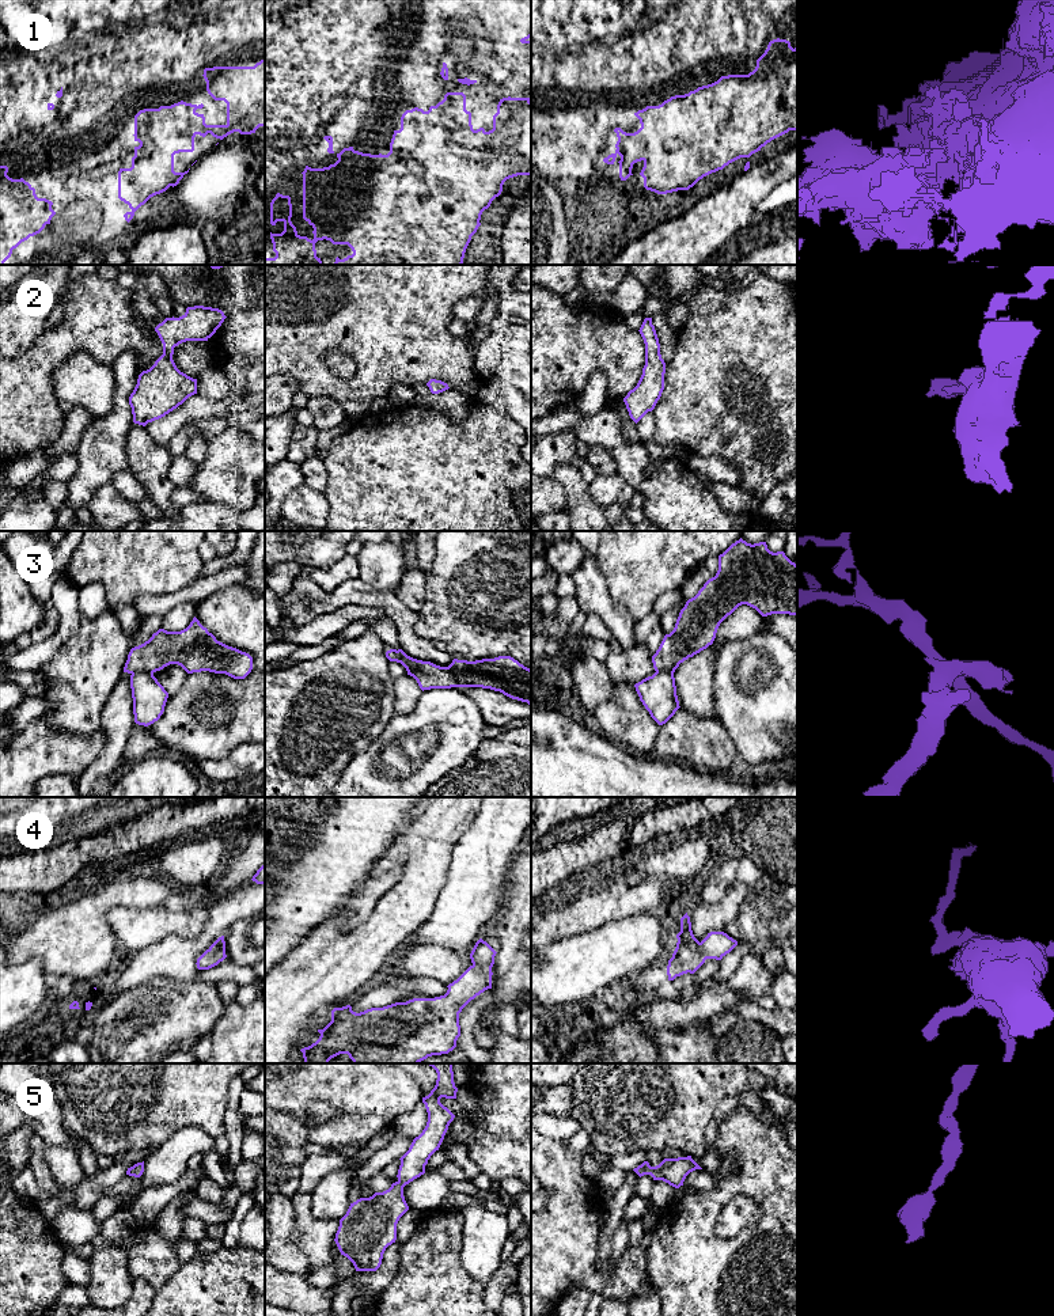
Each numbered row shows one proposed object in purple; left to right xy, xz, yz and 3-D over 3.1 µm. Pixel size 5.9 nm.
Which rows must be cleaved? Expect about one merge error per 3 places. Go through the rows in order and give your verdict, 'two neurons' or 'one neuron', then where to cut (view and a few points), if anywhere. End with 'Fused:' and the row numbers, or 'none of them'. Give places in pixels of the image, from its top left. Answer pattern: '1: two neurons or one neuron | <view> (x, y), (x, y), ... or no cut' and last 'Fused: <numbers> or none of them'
1: one neuron | no cut
2: one neuron | no cut
3: two neurons | xy (152, 672), (135, 671), (132, 674)
4: one neuron | no cut
5: one neuron | no cut
Fused: 3

